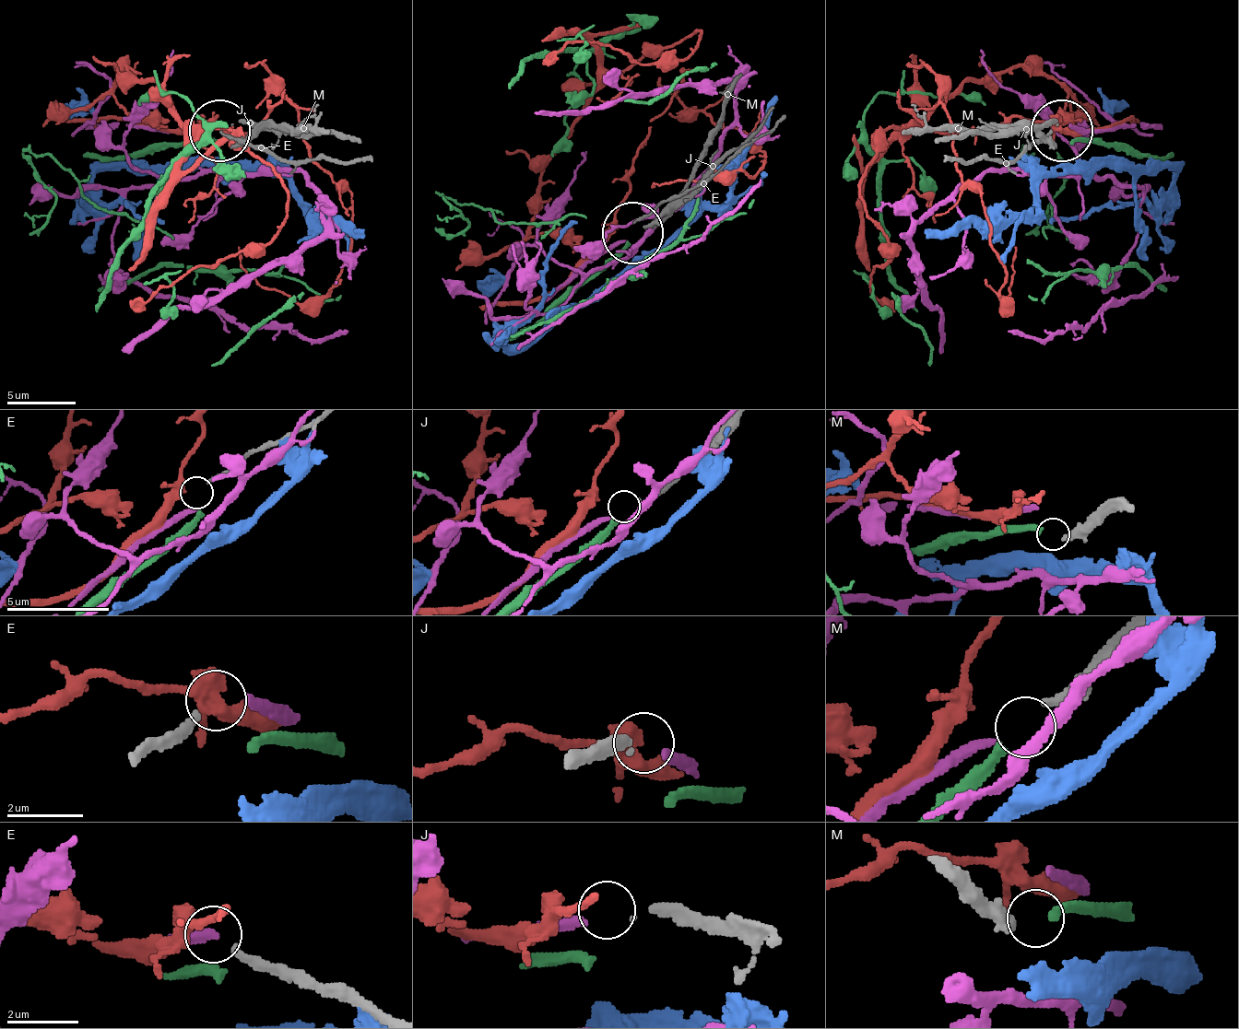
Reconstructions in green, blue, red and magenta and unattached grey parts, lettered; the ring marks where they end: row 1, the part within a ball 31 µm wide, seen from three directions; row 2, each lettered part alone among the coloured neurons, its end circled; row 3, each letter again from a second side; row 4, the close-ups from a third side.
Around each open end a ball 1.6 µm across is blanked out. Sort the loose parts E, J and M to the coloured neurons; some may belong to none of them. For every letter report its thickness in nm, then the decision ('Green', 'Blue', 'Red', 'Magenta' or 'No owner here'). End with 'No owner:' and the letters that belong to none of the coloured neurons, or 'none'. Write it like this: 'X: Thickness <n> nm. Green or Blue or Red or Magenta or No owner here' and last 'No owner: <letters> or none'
E: Thickness 240 nm. Red
J: Thickness 180 nm. Magenta
M: Thickness 280 nm. Green
No owner: none

